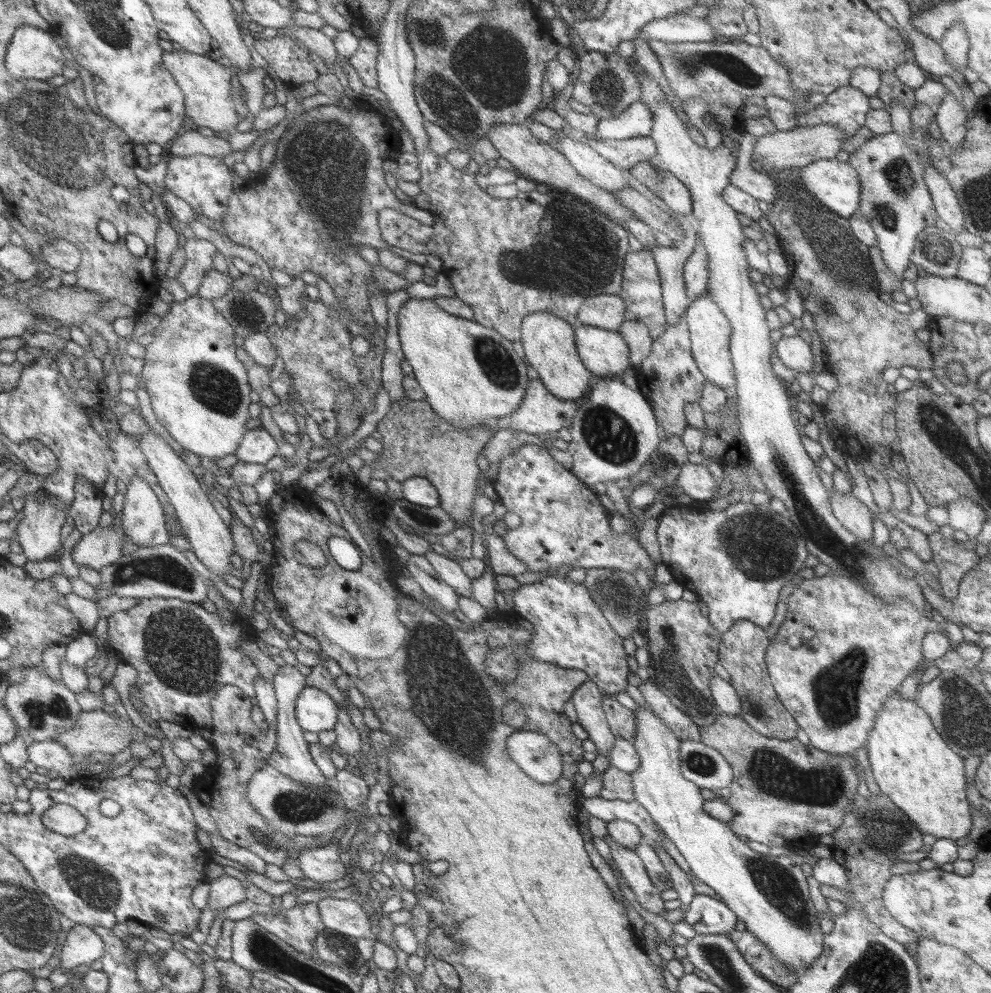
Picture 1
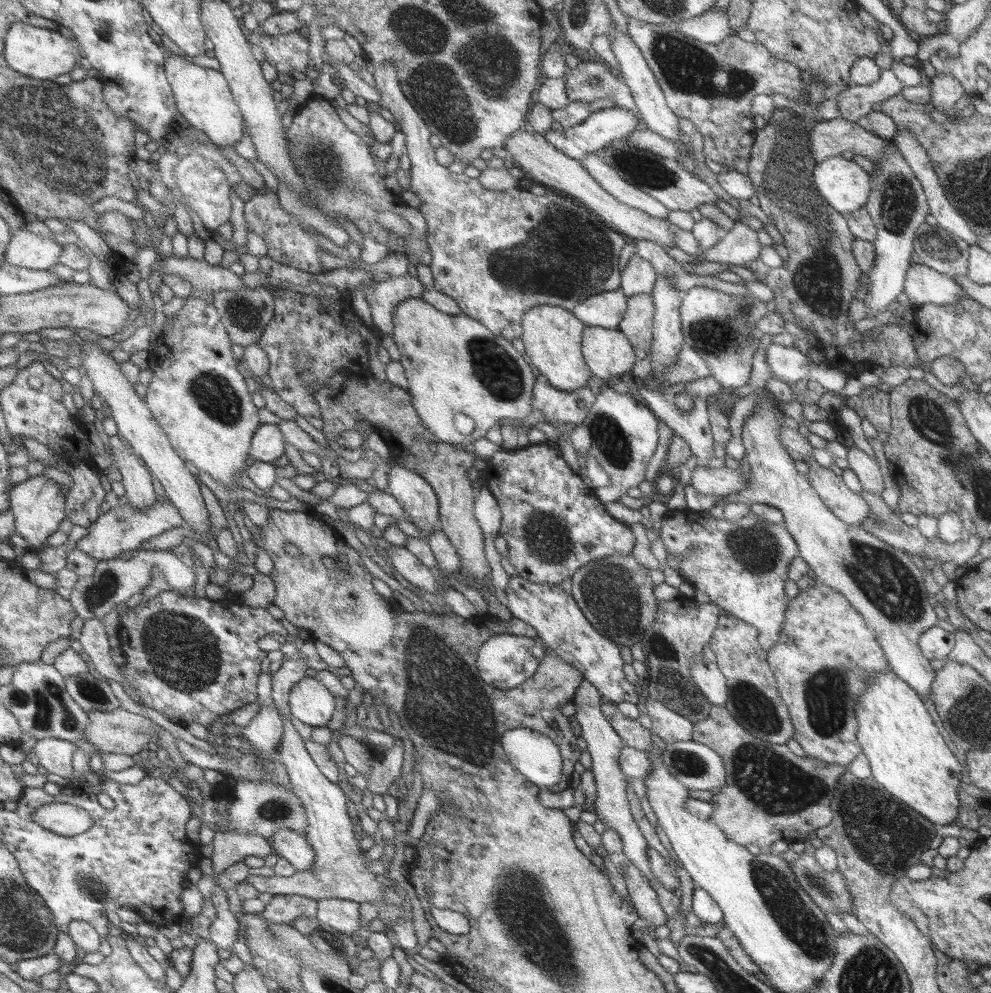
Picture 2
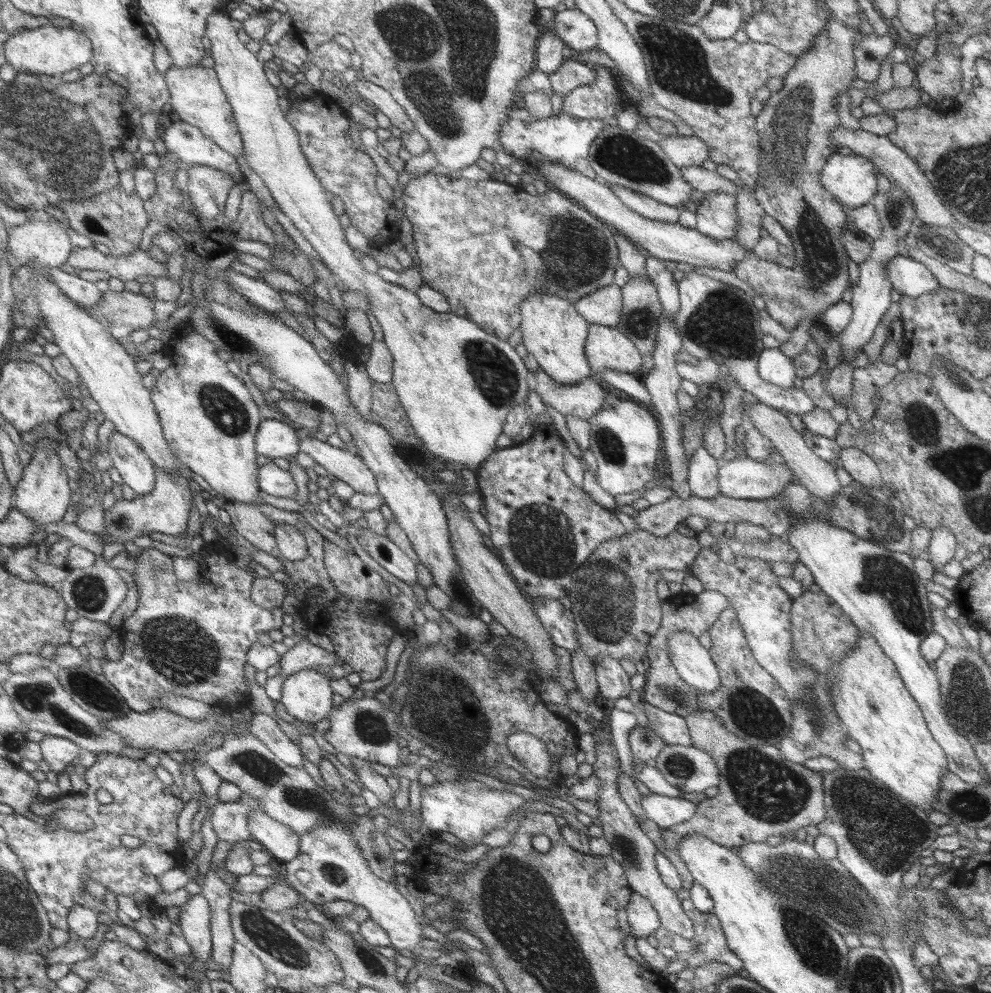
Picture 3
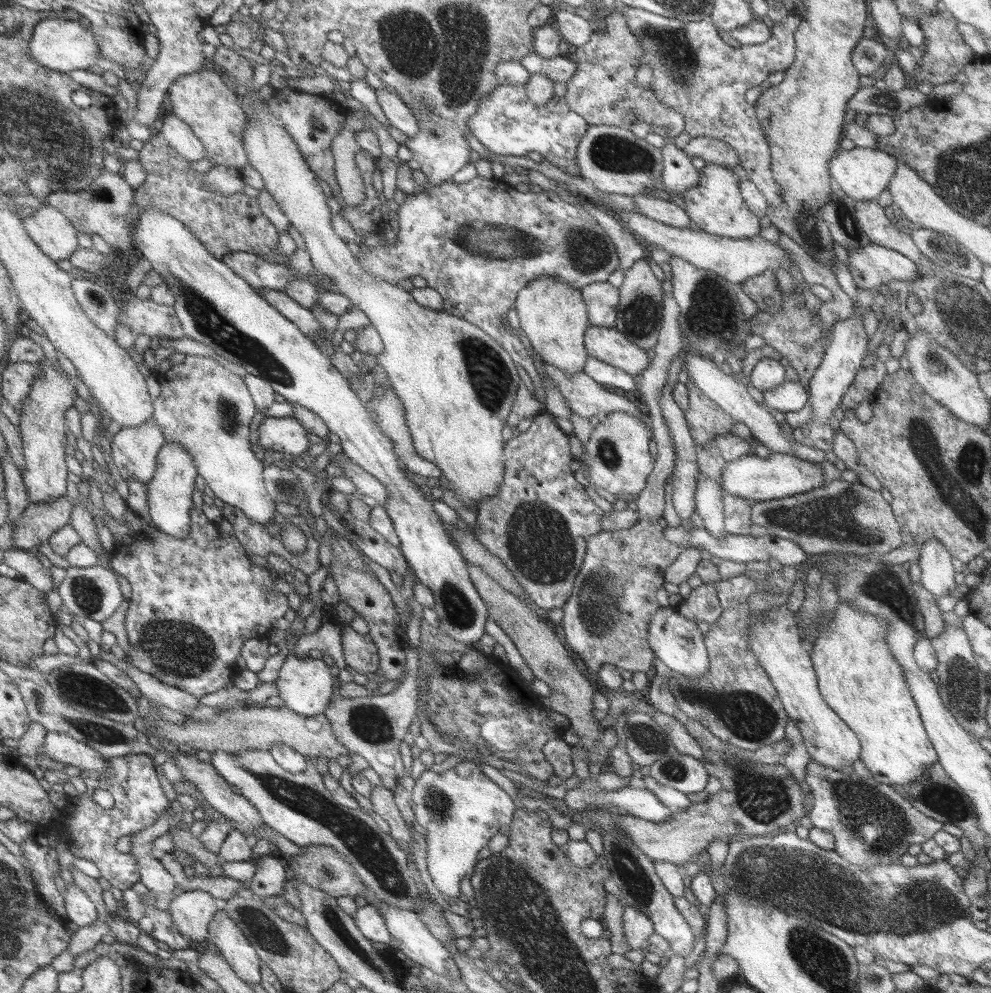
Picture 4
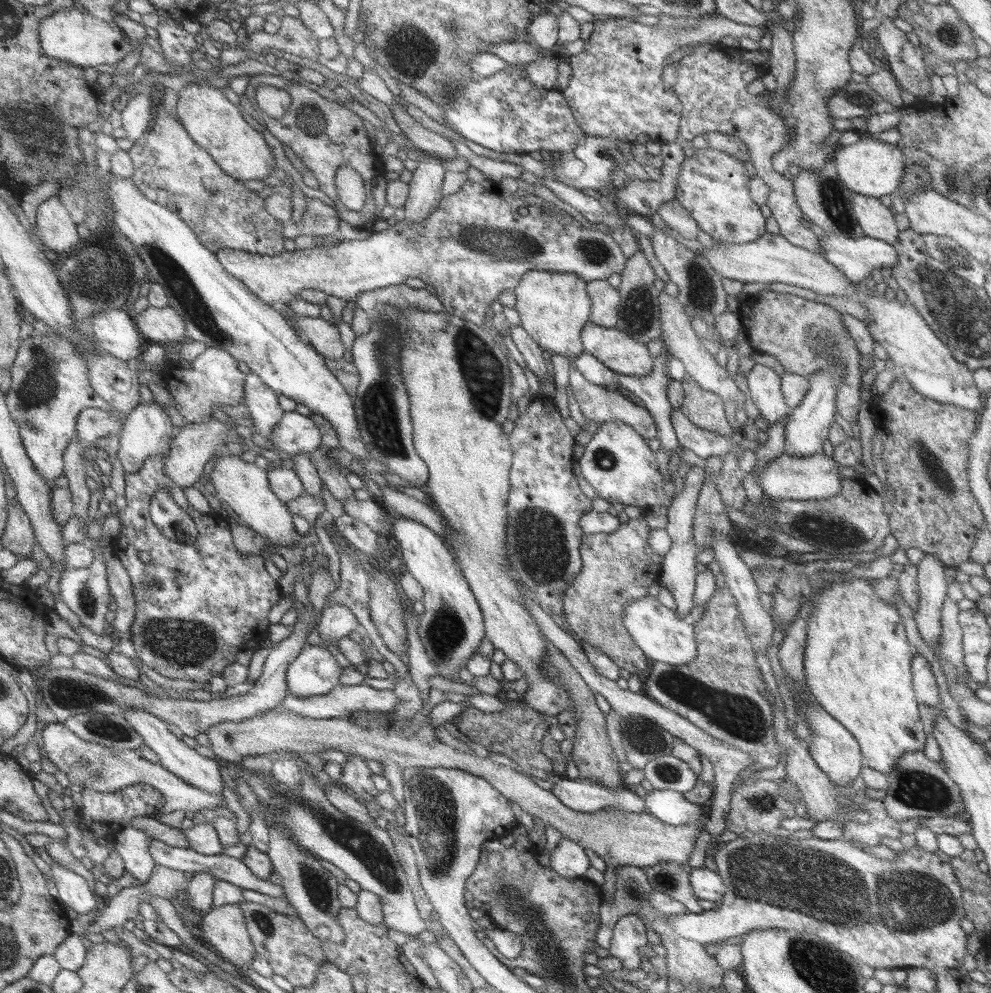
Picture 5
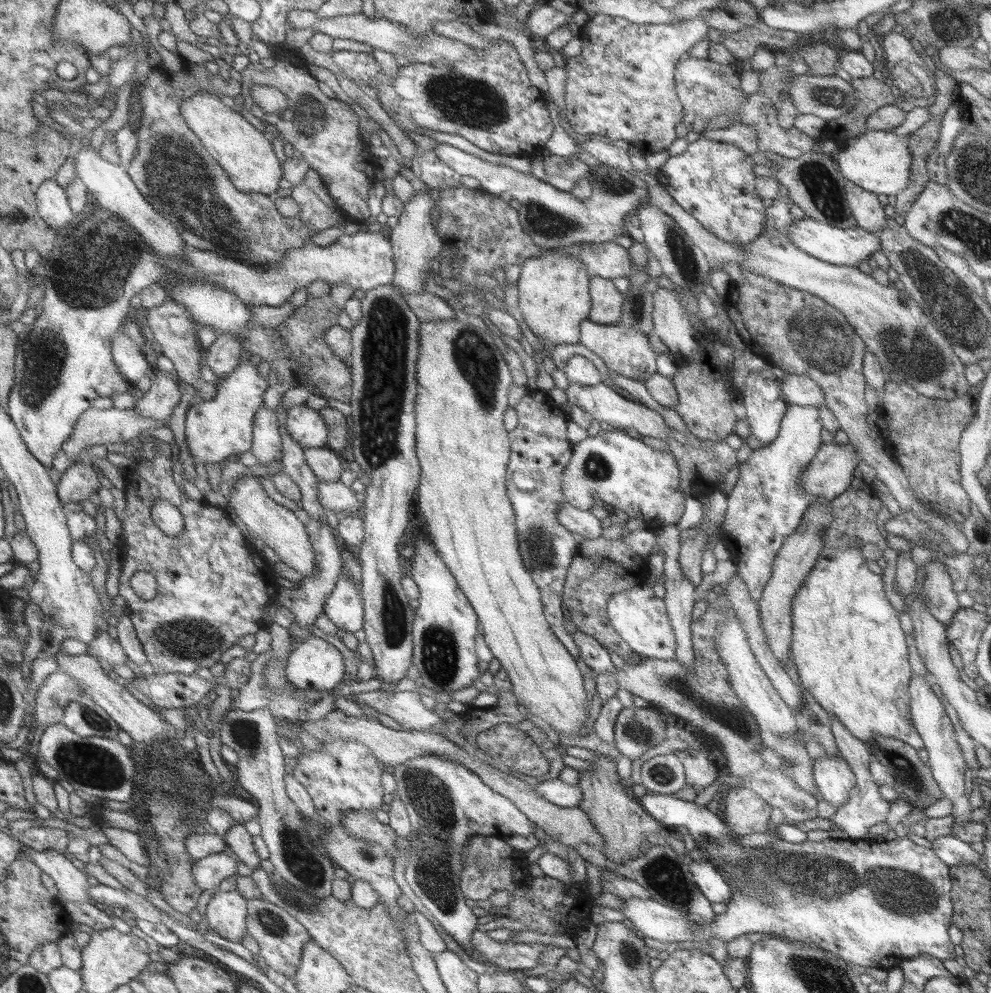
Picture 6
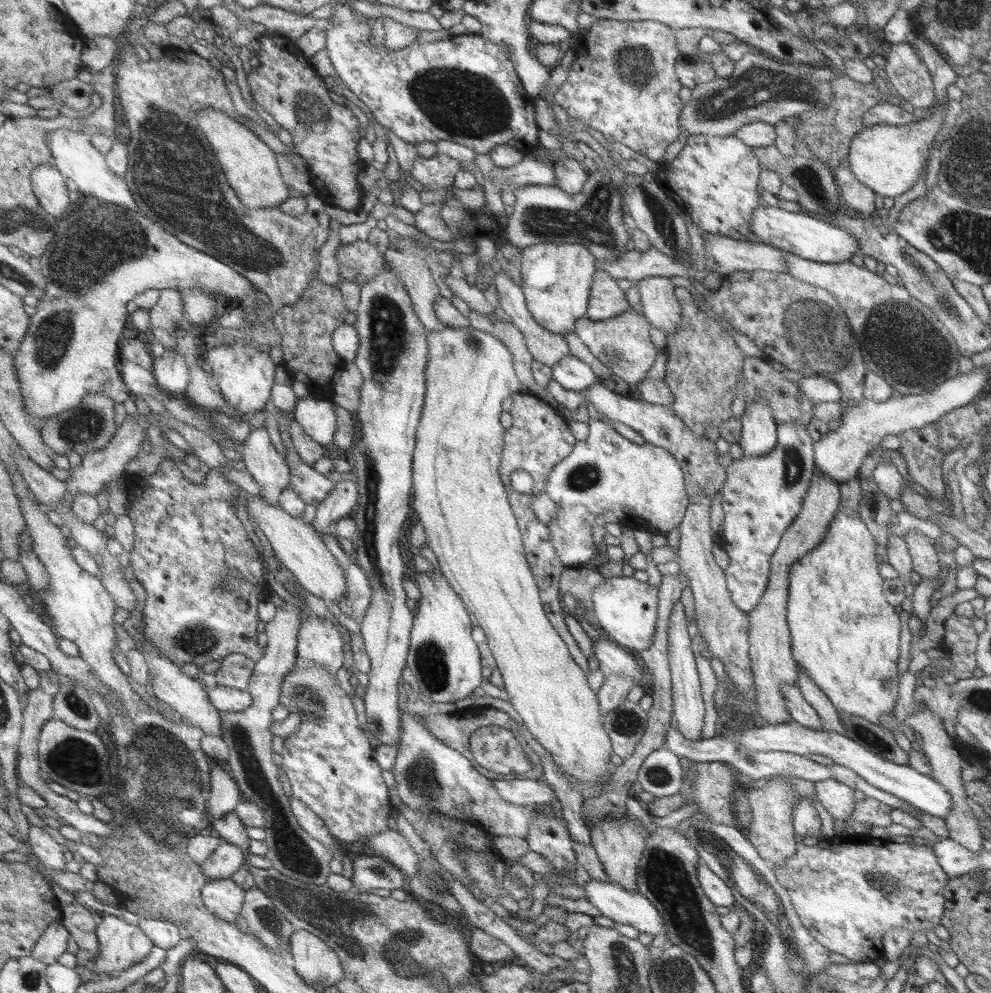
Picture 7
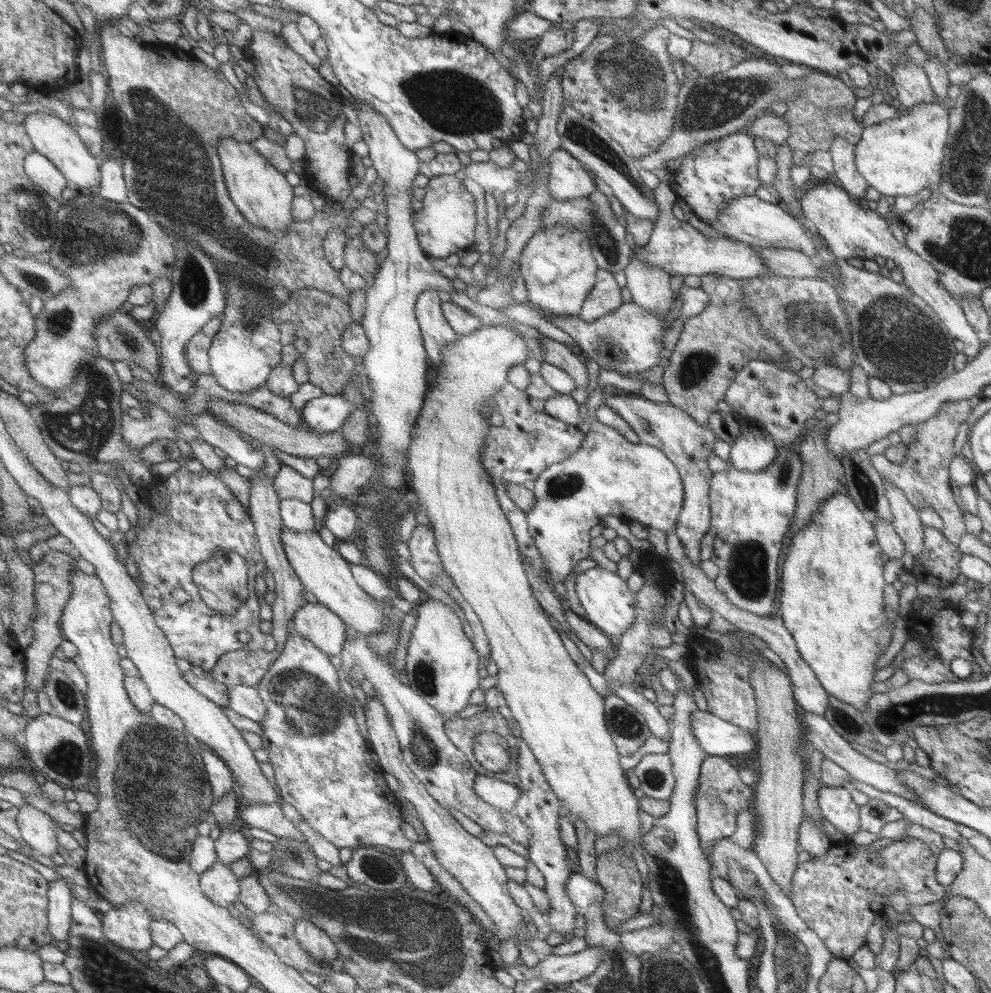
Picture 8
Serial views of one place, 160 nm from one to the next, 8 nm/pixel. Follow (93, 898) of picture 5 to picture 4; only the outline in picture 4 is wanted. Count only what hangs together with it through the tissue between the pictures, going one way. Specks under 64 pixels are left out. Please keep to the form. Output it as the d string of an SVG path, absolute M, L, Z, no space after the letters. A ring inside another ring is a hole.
M67 885L64 894L66 911L68 917L66 921L74 929L81 929L85 926L92 926L98 918L96 905L89 899L83 889L75 885Z

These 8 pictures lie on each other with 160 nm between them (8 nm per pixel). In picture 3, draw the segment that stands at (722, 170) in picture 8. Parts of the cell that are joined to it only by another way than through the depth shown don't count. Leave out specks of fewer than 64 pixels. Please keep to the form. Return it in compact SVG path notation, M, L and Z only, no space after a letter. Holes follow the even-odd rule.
M709 193L696 202L695 230L713 240L733 239L737 230L734 197L723 193Z

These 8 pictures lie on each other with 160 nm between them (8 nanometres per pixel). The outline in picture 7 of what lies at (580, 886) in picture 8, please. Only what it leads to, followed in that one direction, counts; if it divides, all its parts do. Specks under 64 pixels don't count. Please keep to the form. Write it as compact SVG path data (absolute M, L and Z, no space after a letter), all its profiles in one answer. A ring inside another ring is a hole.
M592 879L582 887L585 900L600 916L625 926L631 926L638 933L652 937L665 932L665 924L653 904L637 892L622 890L611 883L599 883Z

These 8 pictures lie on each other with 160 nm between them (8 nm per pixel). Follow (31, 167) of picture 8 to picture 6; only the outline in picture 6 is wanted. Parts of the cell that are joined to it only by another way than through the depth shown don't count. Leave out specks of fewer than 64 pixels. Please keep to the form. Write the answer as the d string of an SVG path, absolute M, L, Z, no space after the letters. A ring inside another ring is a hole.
M46 180L37 191L38 210L45 222L57 232L69 228L73 220L78 220L69 206L69 198L65 188L53 180Z

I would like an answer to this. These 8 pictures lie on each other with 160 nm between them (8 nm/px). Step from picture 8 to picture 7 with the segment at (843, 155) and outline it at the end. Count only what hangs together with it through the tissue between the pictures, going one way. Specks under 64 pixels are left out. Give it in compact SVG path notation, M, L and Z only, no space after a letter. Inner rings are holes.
M842 160L831 171L843 204L849 210L855 210L859 214L864 214L865 217L874 215L874 211L876 210L873 206L875 194L869 188L863 186L858 180L855 180L855 177L849 170L848 162Z

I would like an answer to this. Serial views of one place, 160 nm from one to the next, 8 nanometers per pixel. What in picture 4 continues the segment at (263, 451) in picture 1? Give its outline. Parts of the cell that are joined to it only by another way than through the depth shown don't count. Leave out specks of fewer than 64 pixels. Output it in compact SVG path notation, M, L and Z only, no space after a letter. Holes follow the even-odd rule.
M264 418L258 428L258 443L261 448L257 458L263 461L266 458L267 450L272 450L287 455L303 456L303 452L309 449L309 430L299 419L286 418Z

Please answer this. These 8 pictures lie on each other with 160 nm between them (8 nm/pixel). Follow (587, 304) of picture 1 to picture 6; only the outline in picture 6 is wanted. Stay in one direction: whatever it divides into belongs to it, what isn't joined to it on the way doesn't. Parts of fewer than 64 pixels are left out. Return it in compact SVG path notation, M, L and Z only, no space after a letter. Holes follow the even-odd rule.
M591 276L588 294L591 296L591 312L587 318L589 321L605 325L618 322L623 299L610 280Z

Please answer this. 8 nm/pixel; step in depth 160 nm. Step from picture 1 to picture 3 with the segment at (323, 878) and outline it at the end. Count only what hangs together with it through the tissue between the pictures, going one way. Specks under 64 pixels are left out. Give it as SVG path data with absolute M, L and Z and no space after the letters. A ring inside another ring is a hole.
M252 812L249 826L252 839L269 851L278 863L287 864L300 855L301 835L277 822L265 812Z

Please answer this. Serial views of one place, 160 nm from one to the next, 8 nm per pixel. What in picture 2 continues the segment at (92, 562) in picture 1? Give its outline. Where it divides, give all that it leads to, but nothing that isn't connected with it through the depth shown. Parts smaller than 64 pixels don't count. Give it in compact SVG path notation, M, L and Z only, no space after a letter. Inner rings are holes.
M159 501L148 510L137 510L130 504L119 505L103 513L76 548L90 554L95 560L118 559L123 552L137 550L145 540L155 538L173 528L186 527L180 510L170 501Z

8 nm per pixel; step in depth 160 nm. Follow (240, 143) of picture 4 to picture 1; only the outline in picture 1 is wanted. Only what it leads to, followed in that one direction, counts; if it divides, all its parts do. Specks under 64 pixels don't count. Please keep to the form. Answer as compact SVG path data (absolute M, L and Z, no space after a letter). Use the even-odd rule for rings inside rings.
M186 51L167 52L164 56L164 64L176 78L179 86L184 91L186 115L198 126L210 128L213 132L232 133L238 130L239 114L233 102L233 87L235 76L240 70L237 67L223 66L207 55L192 54Z

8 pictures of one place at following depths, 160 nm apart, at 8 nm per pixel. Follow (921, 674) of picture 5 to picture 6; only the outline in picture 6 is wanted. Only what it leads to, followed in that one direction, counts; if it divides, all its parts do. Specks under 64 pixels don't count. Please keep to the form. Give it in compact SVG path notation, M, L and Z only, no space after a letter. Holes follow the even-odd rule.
M912 676L908 683L908 713L911 724L922 740L922 749L928 754L927 766L930 768L933 780L941 791L942 798L951 801L951 814L955 825L962 825L969 821L971 810L967 804L967 798L963 796L963 770L966 768L960 747L955 741L955 735L951 722L945 715L945 709L939 698L931 691L930 684L924 676Z

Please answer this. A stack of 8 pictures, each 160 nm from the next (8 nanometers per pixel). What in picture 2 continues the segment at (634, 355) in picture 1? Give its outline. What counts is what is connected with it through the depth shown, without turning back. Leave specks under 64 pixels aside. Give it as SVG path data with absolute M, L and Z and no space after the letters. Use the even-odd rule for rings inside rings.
M636 294L626 299L626 309L616 329L631 343L636 360L648 358L652 341L652 314L649 294Z

